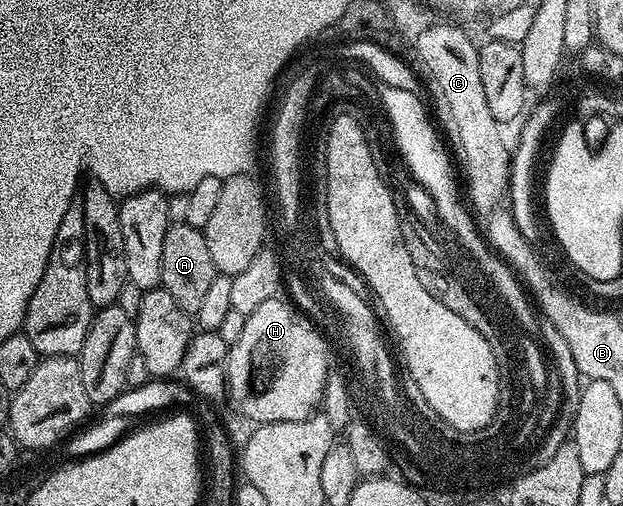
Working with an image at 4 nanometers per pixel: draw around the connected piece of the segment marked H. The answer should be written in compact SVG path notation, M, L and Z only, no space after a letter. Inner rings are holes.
M276 297L269 301L263 302L257 309L253 309L253 313L249 313L245 321L245 329L241 329L241 337L237 337L237 341L233 341L227 348L227 386L225 388L226 398L231 398L231 403L244 415L247 419L252 419L252 424L260 423L276 423L277 421L301 421L309 419L316 414L317 408L323 402L323 390L329 384L329 351L327 355L327 343L324 332L319 327L315 328L297 308L291 303L286 303L283 297Z

